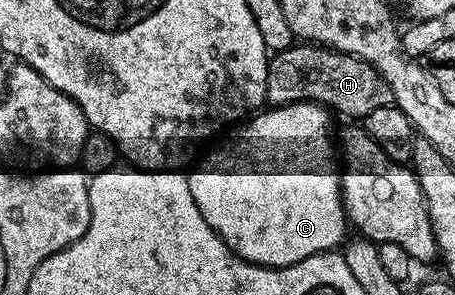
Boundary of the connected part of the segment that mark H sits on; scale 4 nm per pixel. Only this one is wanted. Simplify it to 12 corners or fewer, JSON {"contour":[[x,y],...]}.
{"contour":[[315,43],[268,58],[267,104],[362,119],[393,104],[370,63]]}

